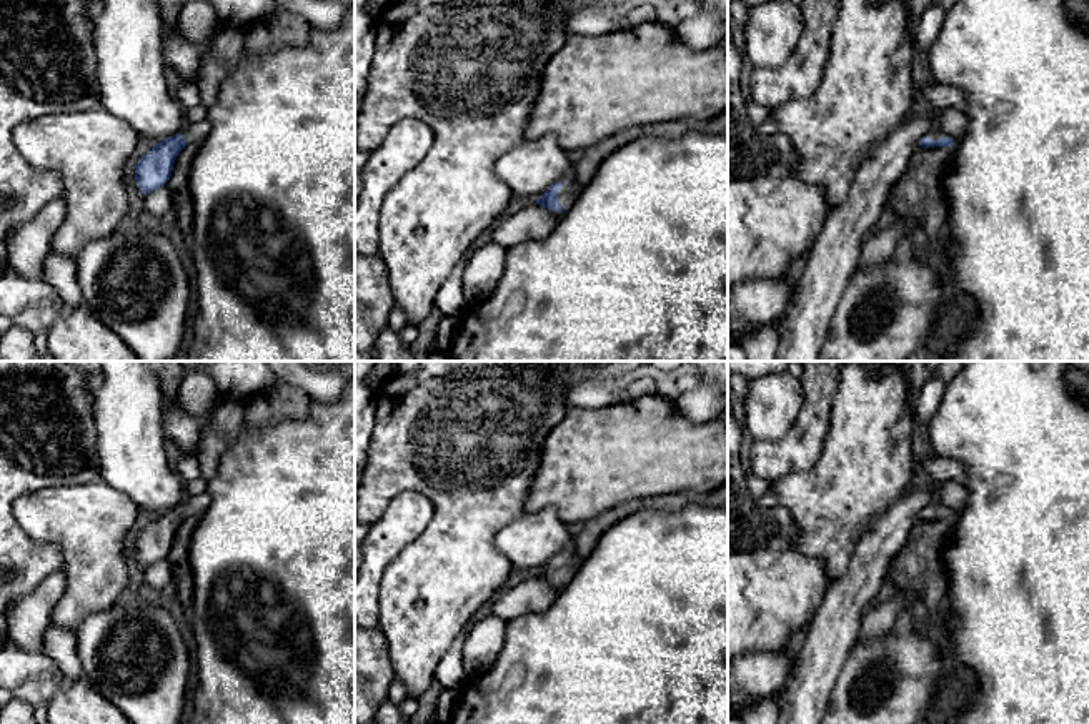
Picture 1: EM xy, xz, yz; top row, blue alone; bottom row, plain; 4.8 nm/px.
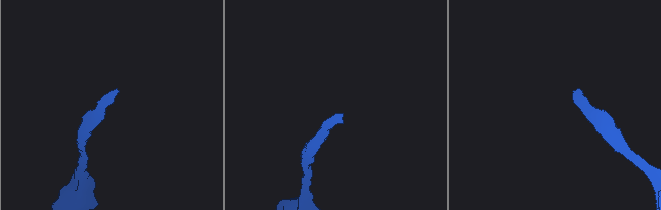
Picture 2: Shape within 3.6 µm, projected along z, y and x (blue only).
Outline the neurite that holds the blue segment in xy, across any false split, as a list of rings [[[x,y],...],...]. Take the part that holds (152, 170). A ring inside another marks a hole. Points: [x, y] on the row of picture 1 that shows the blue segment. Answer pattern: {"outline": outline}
{"outline": [[[210,121],[186,125],[180,133],[155,143],[135,165],[135,180],[142,195],[163,186],[180,151],[190,143],[200,143],[210,131]]]}

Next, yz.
{"outline": [[[934,126],[926,136],[921,138],[919,146],[952,146],[954,141],[939,128]]]}

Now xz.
{"outline": [[[566,176],[563,181],[551,185],[536,201],[535,205],[544,206],[551,211],[564,213],[573,201],[578,198],[579,190],[583,186],[576,186],[571,176]]]}

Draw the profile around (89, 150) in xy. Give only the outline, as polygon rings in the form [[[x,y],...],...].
[[[103,107],[50,113],[17,126],[15,145],[22,156],[40,173],[57,173],[63,183],[65,218],[52,238],[52,251],[75,260],[88,243],[122,228],[128,210],[125,166],[137,141],[135,128]]]

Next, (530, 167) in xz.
[[[543,135],[520,140],[496,161],[495,171],[511,193],[530,205],[569,175],[571,158],[573,155],[559,146],[556,135]]]

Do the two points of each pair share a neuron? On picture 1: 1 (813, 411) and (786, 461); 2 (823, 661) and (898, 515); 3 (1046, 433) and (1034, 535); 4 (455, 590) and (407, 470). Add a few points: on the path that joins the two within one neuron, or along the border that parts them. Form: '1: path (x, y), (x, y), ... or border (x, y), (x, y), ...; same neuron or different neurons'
1: path (811, 423), (805, 441), (796, 450); same neuron
2: path (836, 624), (845, 601), (861, 585), (876, 551); same neuron
3: path (1046, 458), (1046, 510); same neuron
4: path (455, 558), (455, 513), (438, 496); same neuron

